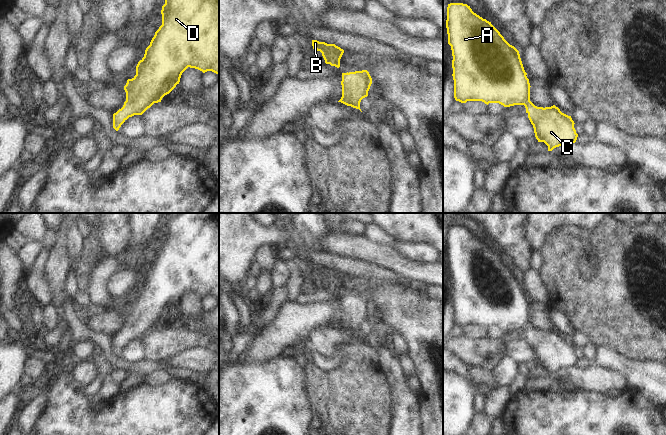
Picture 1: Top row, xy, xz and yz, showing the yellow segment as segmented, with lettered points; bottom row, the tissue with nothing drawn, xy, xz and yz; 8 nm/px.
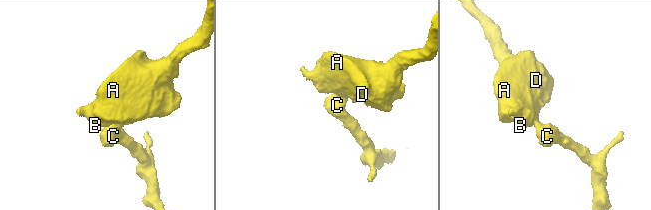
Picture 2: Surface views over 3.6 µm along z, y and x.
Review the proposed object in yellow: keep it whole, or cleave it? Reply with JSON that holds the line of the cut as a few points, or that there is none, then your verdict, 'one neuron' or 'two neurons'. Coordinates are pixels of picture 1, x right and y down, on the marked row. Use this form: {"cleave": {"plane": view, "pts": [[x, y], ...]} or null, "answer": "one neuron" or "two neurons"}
{"cleave": null, "answer": "one neuron"}

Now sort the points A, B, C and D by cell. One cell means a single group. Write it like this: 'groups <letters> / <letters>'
groups A B C D

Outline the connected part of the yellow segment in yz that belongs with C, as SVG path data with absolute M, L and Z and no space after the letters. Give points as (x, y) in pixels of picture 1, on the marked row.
M450 3L447 7L446 28L448 44L452 50L454 98L456 101L482 101L485 104L499 103L504 107L524 105L533 125L538 142L544 142L548 151L575 143L578 137L574 121L555 105L537 107L530 101L530 83L524 70L519 51L510 45L500 32L463 3Z

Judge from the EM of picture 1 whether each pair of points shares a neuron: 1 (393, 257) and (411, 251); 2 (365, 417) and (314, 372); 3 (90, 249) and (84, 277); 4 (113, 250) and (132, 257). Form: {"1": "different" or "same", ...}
{"1": "different", "2": "same", "3": "same", "4": "different"}

